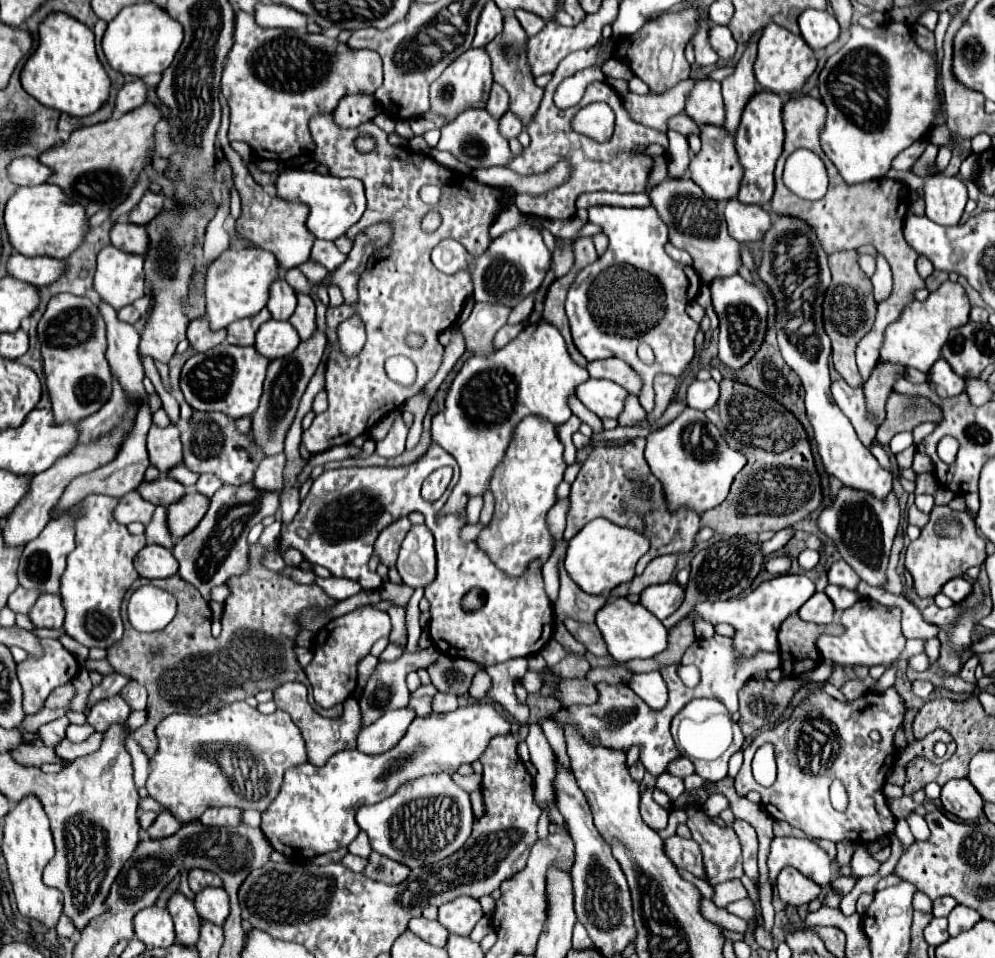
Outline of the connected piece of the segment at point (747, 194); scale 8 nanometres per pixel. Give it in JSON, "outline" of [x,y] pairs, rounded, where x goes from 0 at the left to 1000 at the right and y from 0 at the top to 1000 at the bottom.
{"outline":[[[761,96],[749,111],[743,136],[739,140],[739,157],[743,161],[743,169],[749,177],[747,188],[745,188],[745,198],[743,198],[743,211],[747,213],[759,213],[759,215],[769,215],[779,198],[777,190],[777,177],[779,169],[785,163],[787,157],[787,127],[785,127],[785,115],[787,115],[787,102],[777,98],[777,96]]]}

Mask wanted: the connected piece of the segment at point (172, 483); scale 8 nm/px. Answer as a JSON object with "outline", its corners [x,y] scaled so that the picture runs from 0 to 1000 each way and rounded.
{"outline":[[[162,497],[160,501],[152,503],[152,505],[142,505],[138,509],[138,514],[148,522],[154,524],[156,528],[172,528],[178,522],[182,522],[186,518],[186,507],[180,505],[178,501],[170,499],[170,497]]]}

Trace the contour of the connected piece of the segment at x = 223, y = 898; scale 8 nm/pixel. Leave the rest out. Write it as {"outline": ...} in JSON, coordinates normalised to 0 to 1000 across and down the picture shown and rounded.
{"outline":[[[206,927],[196,935],[196,948],[202,960],[224,967],[230,956],[230,935],[224,927]]]}

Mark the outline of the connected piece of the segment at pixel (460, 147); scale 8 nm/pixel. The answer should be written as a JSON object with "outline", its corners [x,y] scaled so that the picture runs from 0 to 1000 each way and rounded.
{"outline":[[[471,115],[467,119],[461,119],[461,123],[443,134],[443,146],[439,150],[439,157],[455,161],[461,169],[469,171],[473,177],[510,173],[516,167],[516,161],[512,157],[512,148],[502,140],[499,129],[502,127],[495,125],[489,119],[489,115]]]}

